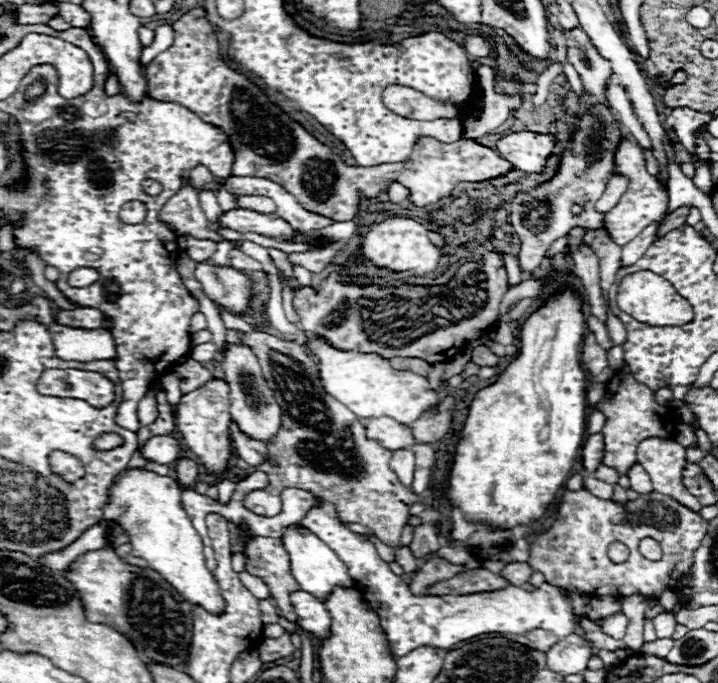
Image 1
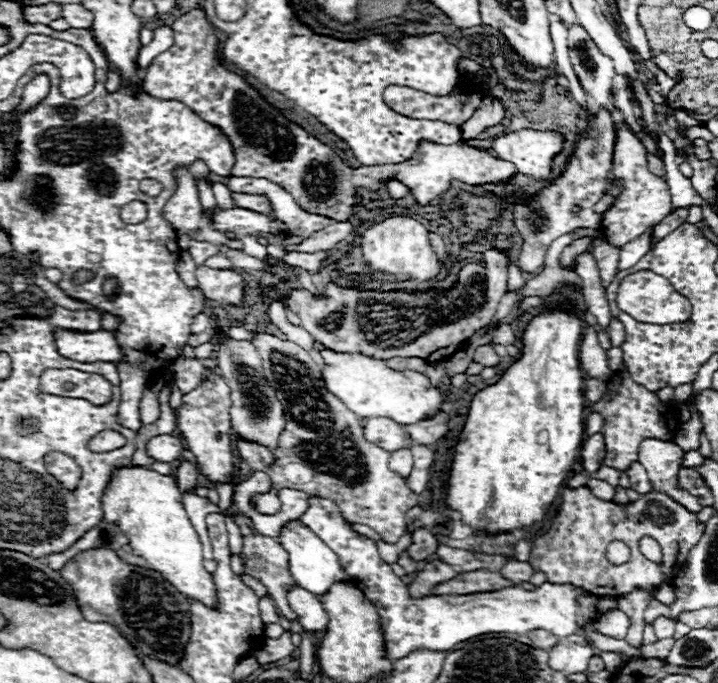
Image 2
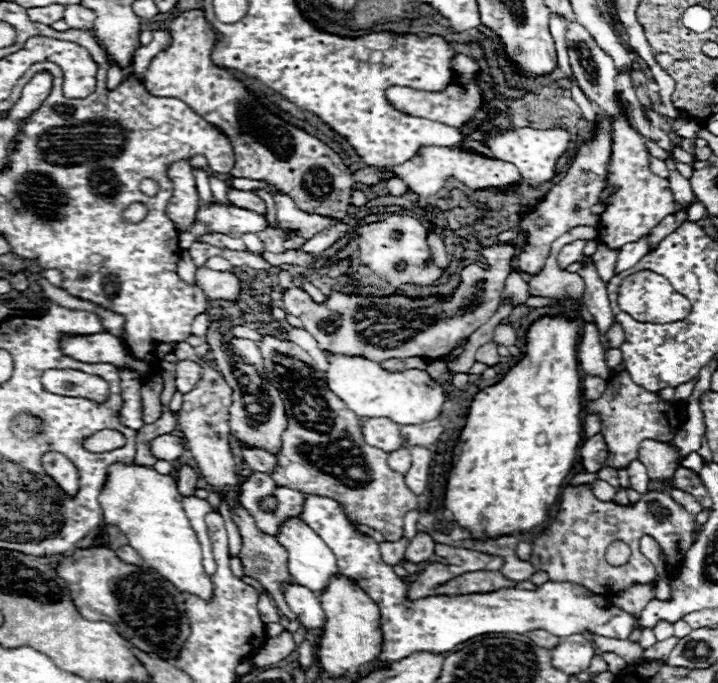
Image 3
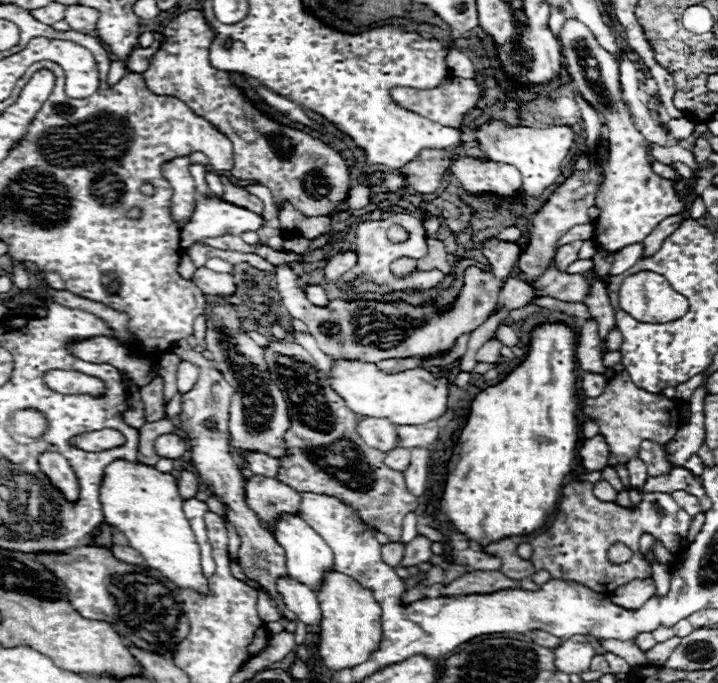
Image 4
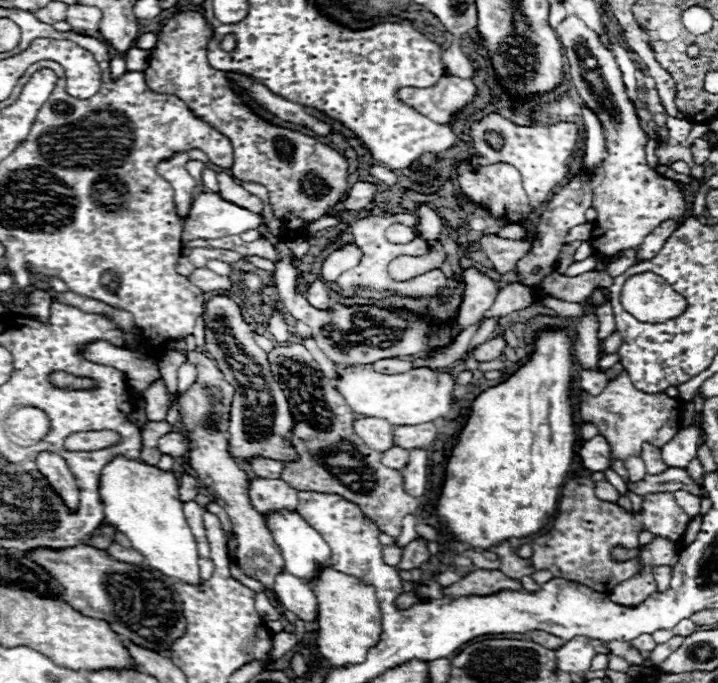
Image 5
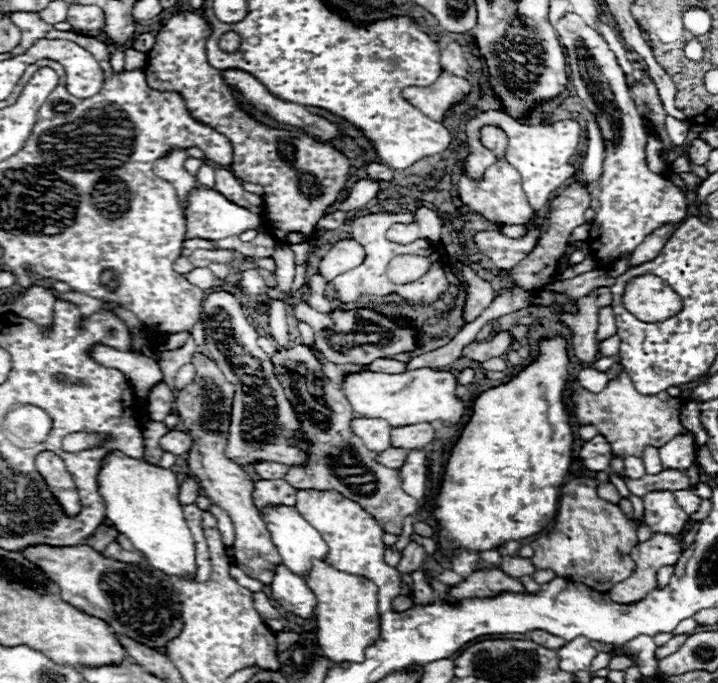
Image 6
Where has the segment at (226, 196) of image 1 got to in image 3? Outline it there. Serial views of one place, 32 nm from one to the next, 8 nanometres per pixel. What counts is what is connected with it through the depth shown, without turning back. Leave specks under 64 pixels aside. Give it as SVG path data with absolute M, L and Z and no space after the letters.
M208 176L208 180L210 180L210 190L212 190L214 198L220 200L222 204L230 204L230 202L226 200L226 184L224 184L222 180L218 180L216 176Z

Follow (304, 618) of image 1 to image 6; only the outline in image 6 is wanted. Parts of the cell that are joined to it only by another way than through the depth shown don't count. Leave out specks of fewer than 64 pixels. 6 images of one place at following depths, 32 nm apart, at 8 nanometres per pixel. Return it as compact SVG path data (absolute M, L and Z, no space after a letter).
M284 564L274 568L274 580L270 584L272 598L288 612L294 612L302 618L310 618L314 610L314 594L306 586L304 578L288 570Z

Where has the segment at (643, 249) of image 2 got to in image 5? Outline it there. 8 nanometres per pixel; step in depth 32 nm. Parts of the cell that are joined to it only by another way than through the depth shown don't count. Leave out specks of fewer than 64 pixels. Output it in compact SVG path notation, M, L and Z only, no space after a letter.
M636 248L624 250L620 256L616 256L616 258L612 260L612 264L608 266L608 274L610 274L612 278L616 278L618 274L626 272L626 270L634 264L634 254L636 254Z

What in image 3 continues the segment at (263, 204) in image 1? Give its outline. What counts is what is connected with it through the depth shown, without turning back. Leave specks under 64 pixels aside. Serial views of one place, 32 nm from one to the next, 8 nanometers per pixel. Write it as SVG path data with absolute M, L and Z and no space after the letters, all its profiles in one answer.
M228 186L228 200L240 208L248 208L252 212L260 212L264 214L266 212L266 204L262 198L258 198L256 194L252 192L244 192L244 190L236 190L232 186Z

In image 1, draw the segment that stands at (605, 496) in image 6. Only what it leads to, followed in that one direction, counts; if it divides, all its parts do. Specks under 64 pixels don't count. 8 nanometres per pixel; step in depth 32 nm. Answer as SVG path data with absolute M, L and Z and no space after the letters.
M586 476L586 478L584 478L584 488L590 490L594 496L598 496L598 498L602 498L602 500L610 500L612 494L614 494L612 484L602 482L602 480L596 480L596 478L592 478L592 476Z

